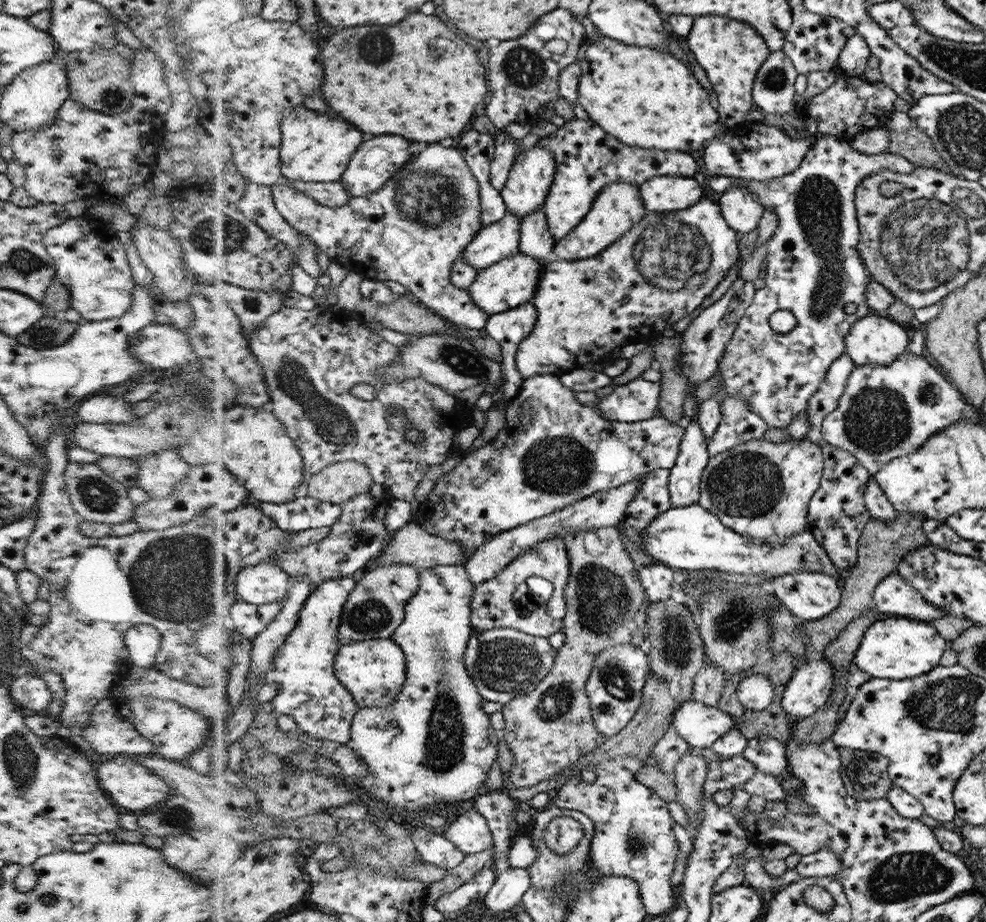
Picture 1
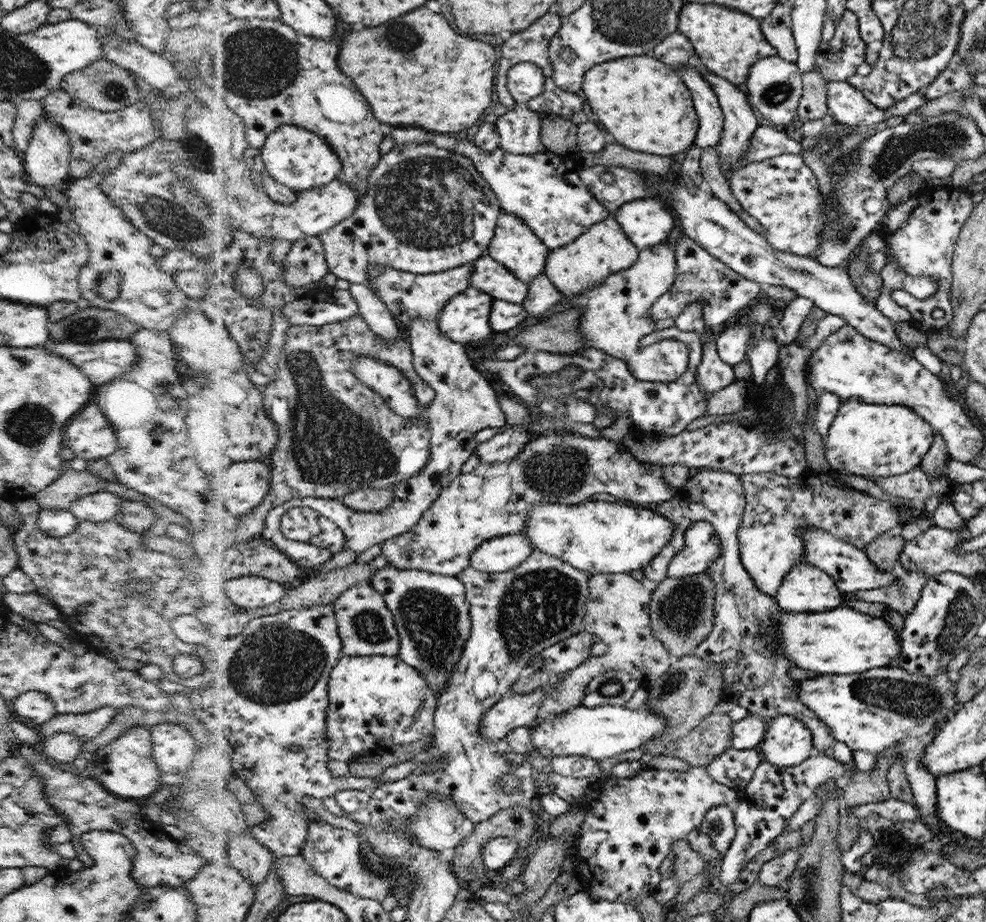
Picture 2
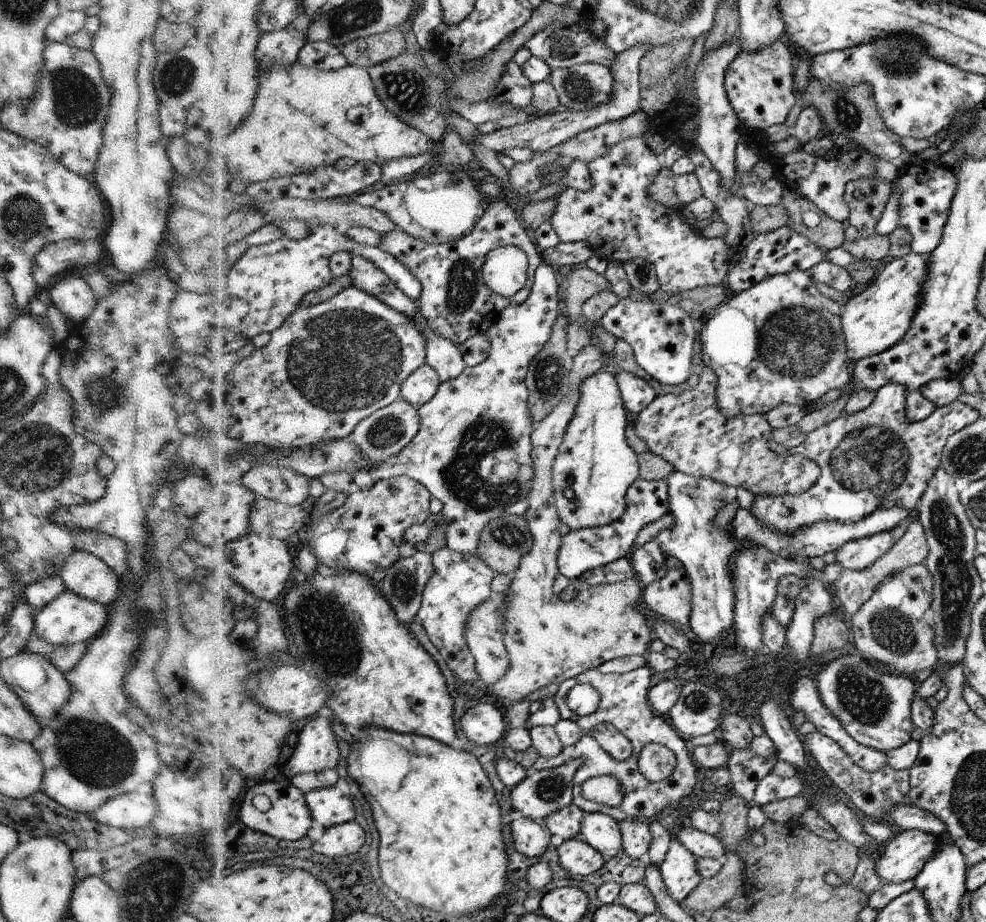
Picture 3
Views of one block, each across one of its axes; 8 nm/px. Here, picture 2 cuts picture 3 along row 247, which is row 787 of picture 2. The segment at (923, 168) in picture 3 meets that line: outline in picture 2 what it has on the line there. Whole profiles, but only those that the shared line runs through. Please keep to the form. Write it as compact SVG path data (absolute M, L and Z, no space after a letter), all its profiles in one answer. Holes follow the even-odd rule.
M892 665L859 674L820 674L802 680L798 684L798 697L829 725L836 742L844 742L851 751L868 750L875 756L890 755L893 762L902 760L904 774L913 791L913 803L926 820L923 824L939 829L944 825L937 810L937 776L926 771L924 756L942 724L948 723L960 710L962 704L958 704L956 690L957 685L950 681L947 671L928 677ZM892 746L898 746L898 754L880 754Z

